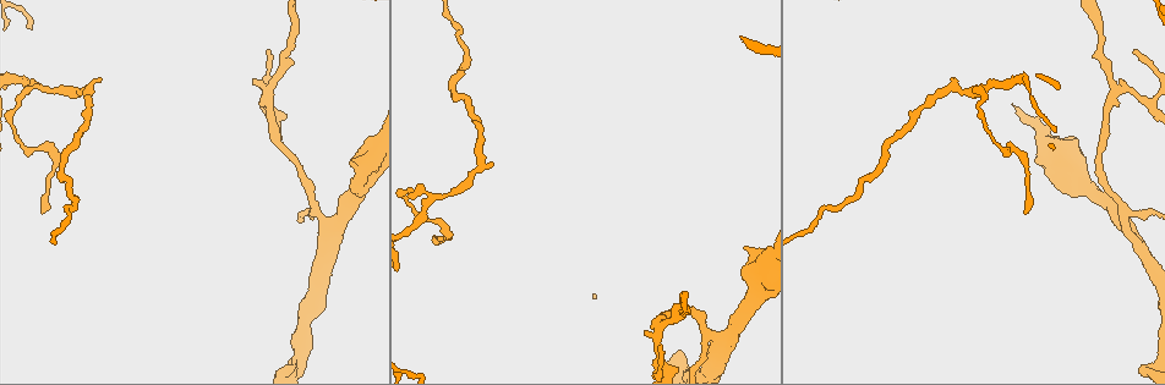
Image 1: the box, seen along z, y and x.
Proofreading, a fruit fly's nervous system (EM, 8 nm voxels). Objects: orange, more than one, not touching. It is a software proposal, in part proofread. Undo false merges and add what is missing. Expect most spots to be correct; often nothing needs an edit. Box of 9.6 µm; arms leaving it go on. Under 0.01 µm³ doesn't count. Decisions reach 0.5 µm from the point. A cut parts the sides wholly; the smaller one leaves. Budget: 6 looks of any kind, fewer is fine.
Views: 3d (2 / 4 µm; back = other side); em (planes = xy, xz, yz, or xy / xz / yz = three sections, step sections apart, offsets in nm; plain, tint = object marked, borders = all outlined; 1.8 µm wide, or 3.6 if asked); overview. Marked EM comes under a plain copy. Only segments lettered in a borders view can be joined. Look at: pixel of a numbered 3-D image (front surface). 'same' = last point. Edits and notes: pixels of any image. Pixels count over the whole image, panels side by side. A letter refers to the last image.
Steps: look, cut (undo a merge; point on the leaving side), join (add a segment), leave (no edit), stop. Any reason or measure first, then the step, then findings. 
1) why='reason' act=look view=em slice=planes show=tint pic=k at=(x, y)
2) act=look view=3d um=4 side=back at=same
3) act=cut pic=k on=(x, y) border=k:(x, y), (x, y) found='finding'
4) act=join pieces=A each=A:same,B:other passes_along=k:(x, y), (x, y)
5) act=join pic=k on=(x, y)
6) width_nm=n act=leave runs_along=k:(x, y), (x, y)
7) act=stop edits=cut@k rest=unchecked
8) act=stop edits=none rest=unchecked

why='tapers out' act=look view=em um=3.6 slice=planes show=borders pic=1 at=(42, 213)

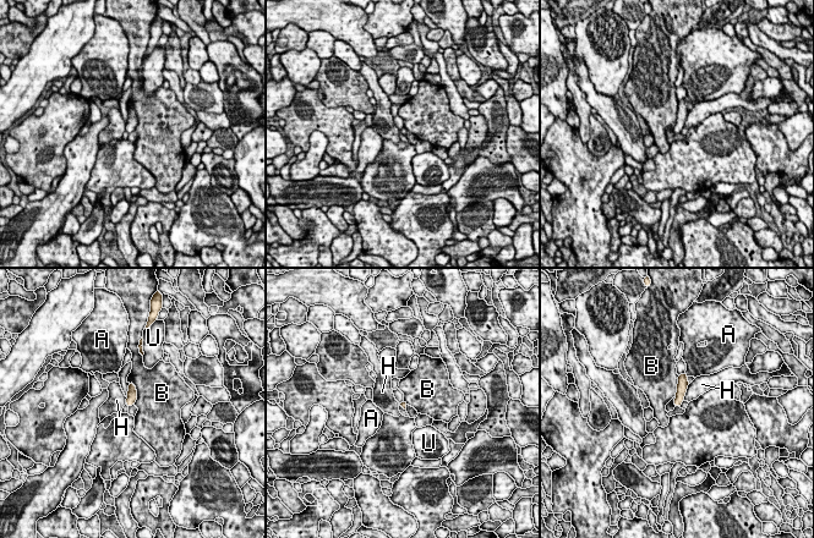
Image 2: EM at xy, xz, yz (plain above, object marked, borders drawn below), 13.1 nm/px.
longest_contact=B:320nm act=leave each=A:other,B:other,H:other,U:other found='none of them fits'

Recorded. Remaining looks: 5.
why='three-way junction' act=look view=3d um=2 pic=1 at=(987, 89)

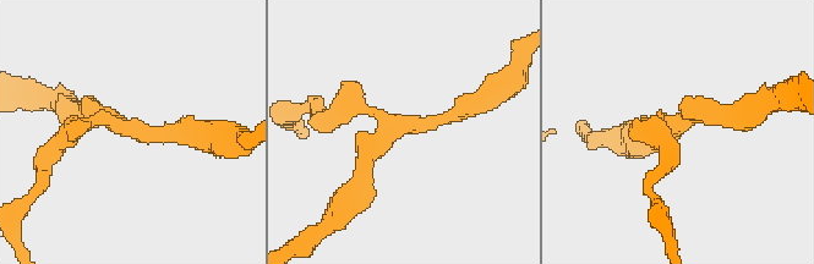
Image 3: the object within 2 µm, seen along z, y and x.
why='now the EM' act=look view=em slice=planes show=borders pic=3 at=(109, 118)

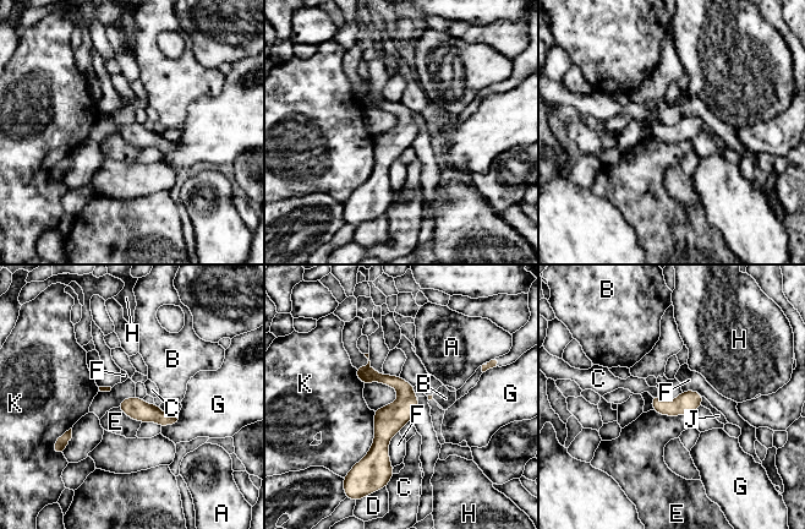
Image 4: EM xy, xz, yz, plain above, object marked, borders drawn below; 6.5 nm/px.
act=leave each=A:other,B:other,C:other,D:other,E:other,F:other,G:other,H:other,J:other,K:other runs_along=4:(367, 367), (403, 391), (382, 437), (388, 474) found='all the same neuron'

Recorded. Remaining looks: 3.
why='sudden change in width' act=look view=3d um=2 pic=1 at=(1063, 181)

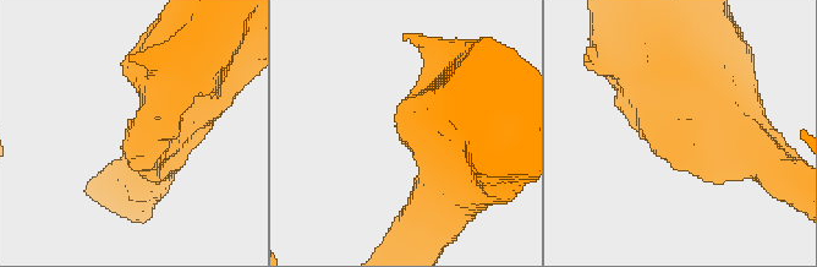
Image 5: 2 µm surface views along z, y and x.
why='now the EM' act=look view=em slice=yz step=4 show=tint pic=5 at=(685, 136)

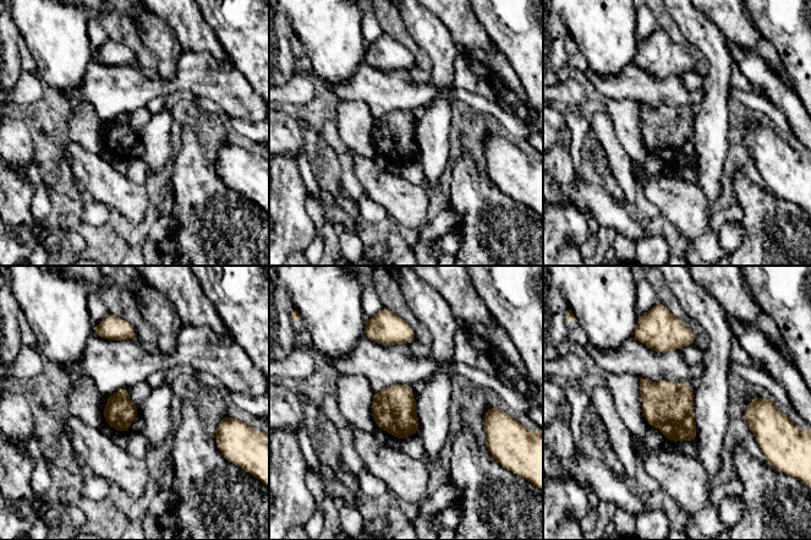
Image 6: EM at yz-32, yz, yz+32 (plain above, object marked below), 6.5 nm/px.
why='another direction' act=look view=em slice=planes show=borders at=same

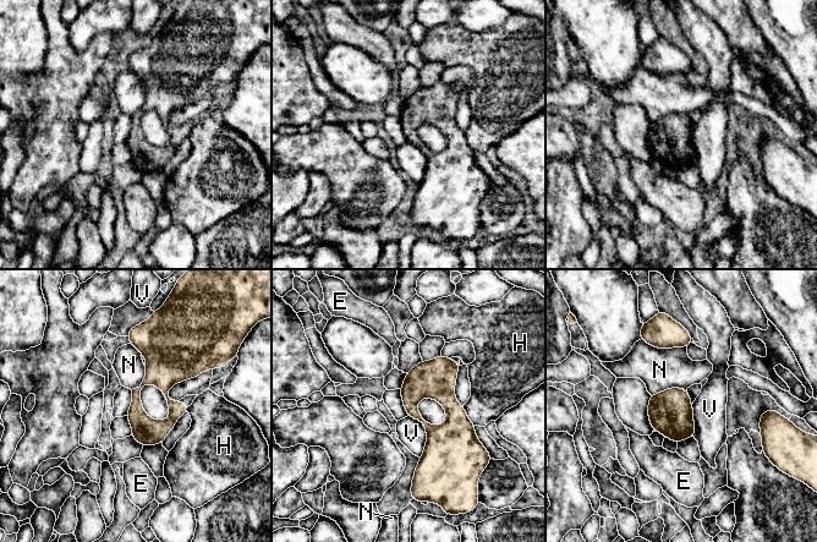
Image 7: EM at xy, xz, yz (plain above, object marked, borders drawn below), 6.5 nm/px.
longest_contact=N:320nm act=leave each=E:other,H:other,N:other,V:other runs_along=7:(442, 359), (453, 441), (422, 478) found='continuous, no second neuron'

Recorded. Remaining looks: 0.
act=stop edits=none rest=unchecked

